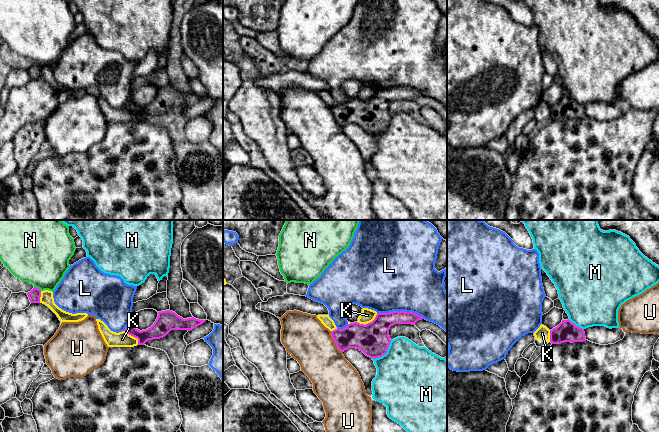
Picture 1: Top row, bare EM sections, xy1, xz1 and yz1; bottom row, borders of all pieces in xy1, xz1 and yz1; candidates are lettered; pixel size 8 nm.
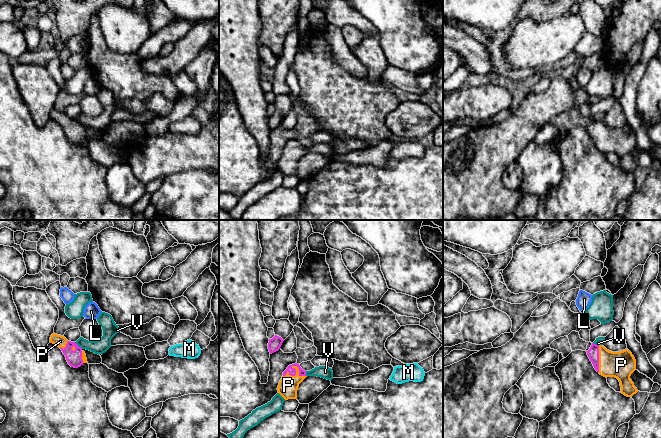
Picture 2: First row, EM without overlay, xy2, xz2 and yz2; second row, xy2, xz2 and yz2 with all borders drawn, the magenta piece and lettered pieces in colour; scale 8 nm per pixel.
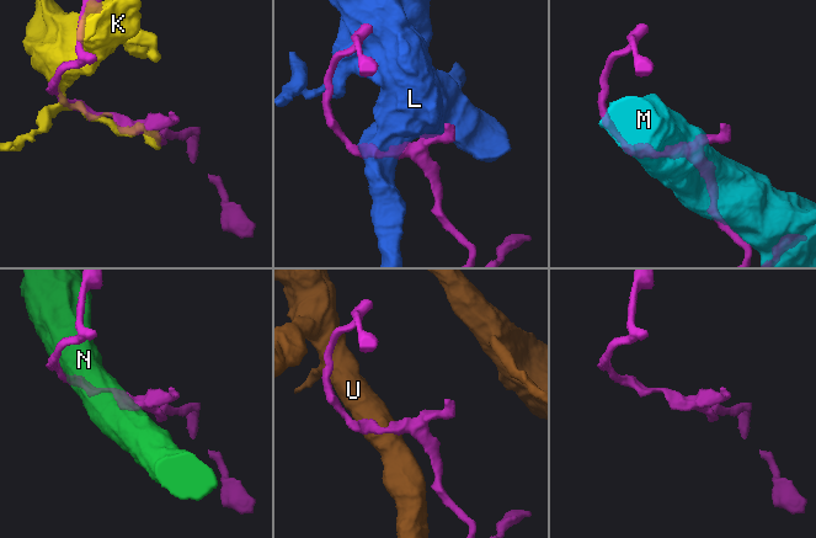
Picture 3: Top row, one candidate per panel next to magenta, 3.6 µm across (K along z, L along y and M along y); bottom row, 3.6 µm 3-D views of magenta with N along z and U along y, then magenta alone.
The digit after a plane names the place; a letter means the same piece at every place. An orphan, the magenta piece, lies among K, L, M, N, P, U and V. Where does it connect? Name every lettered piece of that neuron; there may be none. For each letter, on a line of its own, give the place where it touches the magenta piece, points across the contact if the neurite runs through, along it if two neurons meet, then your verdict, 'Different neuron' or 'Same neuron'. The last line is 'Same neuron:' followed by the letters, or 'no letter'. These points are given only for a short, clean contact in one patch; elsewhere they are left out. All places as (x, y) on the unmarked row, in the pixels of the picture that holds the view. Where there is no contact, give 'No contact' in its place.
K: Touches magenta at xy1 (133, 112). Different neuron
L: Touches magenta at xz1 (401, 87). Different neuron
M: Touches magenta at xz1 (385, 129). Different neuron
N: Touches magenta at xy1 (37, 64). Boundary: xy1 (34, 62), (41, 66). Different neuron
P: Touches magenta at xz2 (295, 147). Different neuron
U: Touches magenta at xz1 (334, 117). Different neuron
V: Touches magenta at xy2 (77, 121). Boundary: xy2 (74, 118), (82, 124). Different neuron
Same neuron: no letter

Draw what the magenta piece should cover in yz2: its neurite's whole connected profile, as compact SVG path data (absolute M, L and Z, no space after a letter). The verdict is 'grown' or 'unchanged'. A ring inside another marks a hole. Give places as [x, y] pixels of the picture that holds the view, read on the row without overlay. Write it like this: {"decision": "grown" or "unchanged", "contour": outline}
{"decision": "unchanged", "contour": "M592 119L590 125L586 128L595 146L599 148L599 122Z"}

